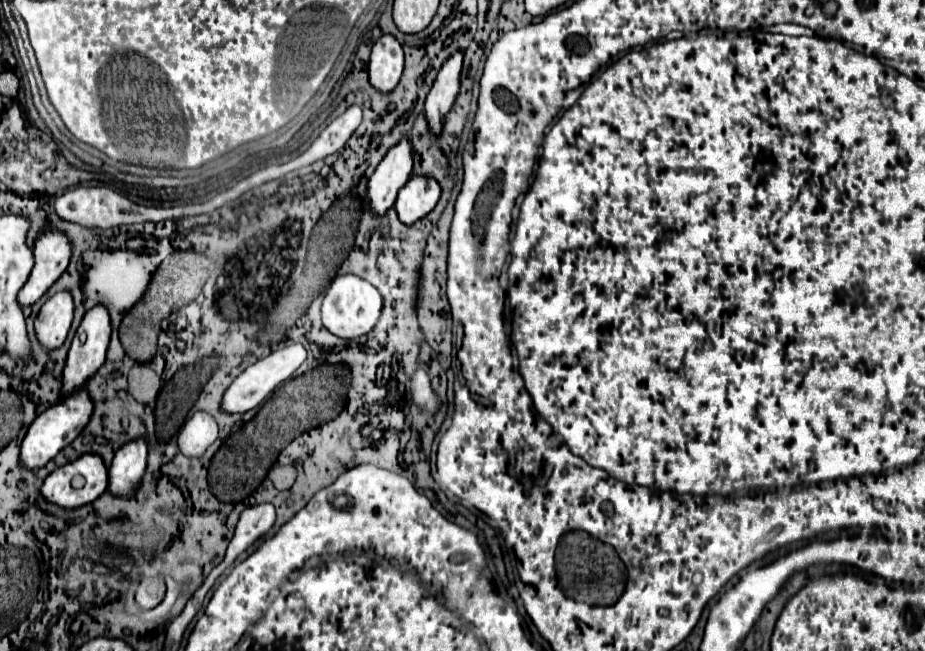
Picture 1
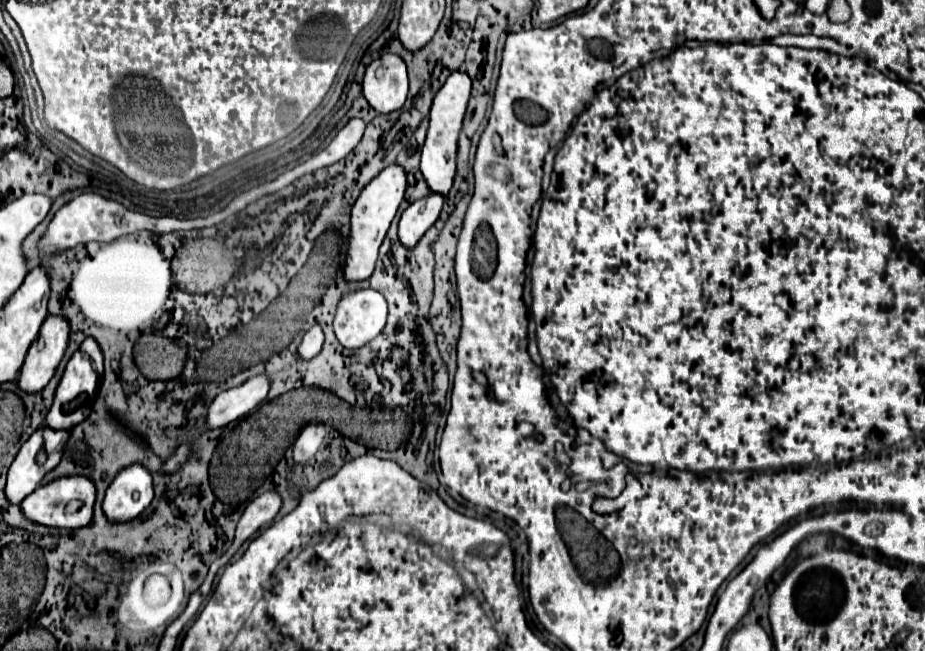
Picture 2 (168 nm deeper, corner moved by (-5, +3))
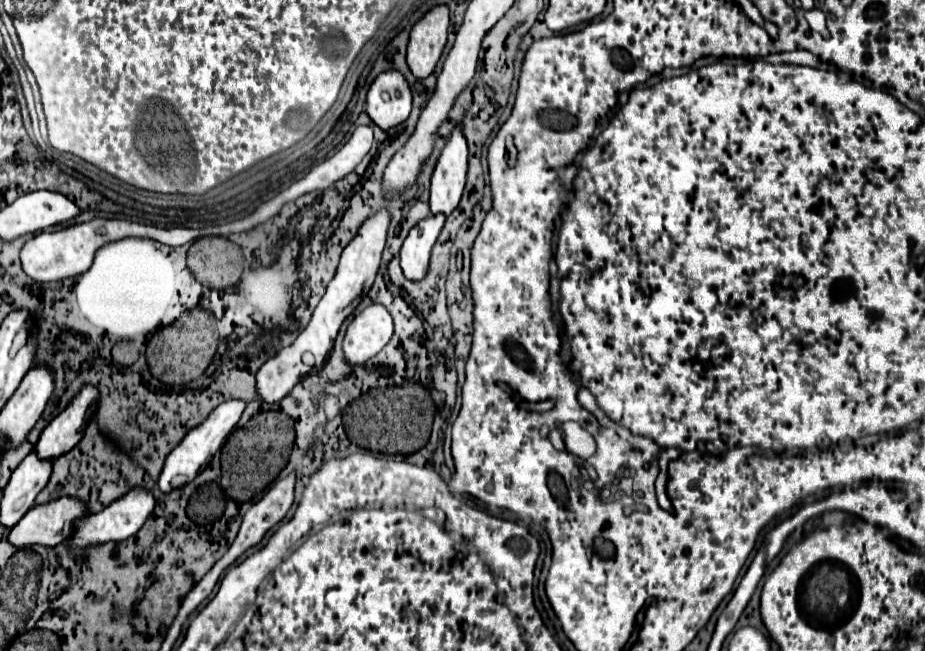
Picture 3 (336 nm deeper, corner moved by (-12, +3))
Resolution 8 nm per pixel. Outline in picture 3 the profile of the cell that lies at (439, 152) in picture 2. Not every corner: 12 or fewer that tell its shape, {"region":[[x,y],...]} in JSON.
{"region":[[458,123],[430,179],[432,213],[452,213],[466,183],[468,145]]}

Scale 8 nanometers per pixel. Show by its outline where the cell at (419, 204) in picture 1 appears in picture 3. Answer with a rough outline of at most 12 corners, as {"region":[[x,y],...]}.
{"region":[[430,215],[408,233],[400,265],[418,281],[428,269],[444,215]]}

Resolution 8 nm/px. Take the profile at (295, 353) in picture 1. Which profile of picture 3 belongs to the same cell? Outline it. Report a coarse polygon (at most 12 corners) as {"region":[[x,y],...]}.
{"region":[[246,401],[220,403],[166,457],[158,485],[172,491],[204,471]]}

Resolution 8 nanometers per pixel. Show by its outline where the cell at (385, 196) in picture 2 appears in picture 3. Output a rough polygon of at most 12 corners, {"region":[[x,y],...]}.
{"region":[[390,209],[360,225],[308,327],[256,375],[280,401],[322,369],[342,321],[368,295]]}

